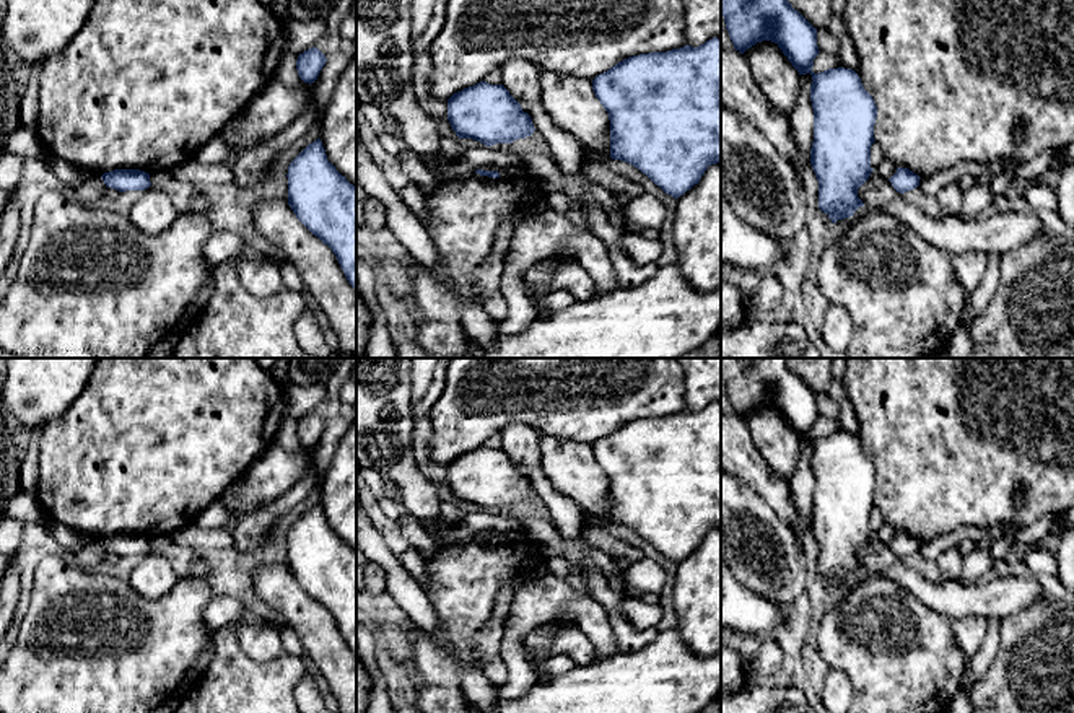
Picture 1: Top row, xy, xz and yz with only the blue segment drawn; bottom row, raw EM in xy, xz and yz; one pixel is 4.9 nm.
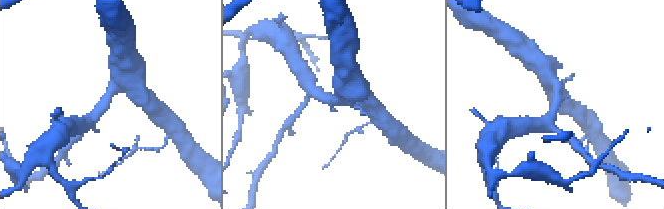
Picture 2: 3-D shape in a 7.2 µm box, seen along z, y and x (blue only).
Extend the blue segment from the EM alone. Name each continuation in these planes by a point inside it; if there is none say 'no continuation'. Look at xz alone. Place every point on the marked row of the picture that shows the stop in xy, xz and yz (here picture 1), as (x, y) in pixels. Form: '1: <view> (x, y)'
no continuation

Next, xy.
no continuation

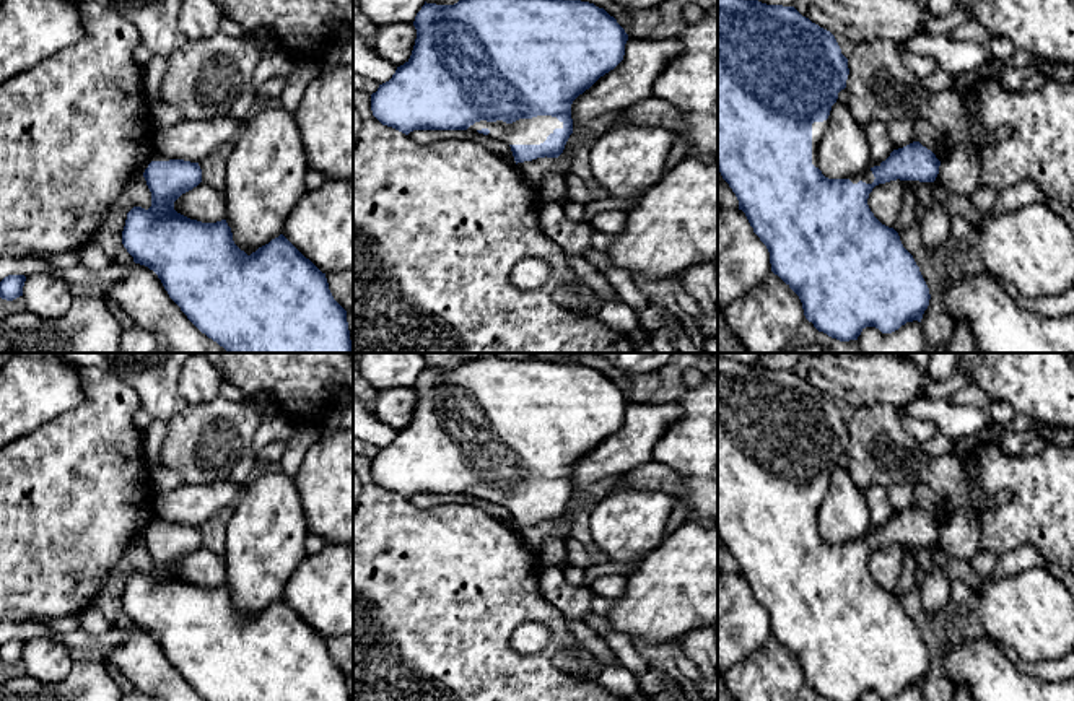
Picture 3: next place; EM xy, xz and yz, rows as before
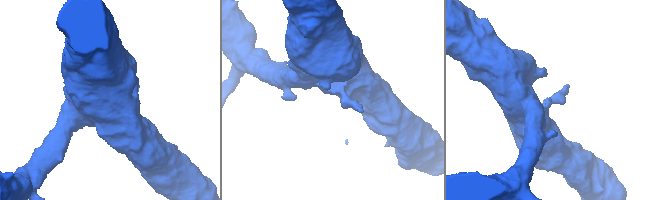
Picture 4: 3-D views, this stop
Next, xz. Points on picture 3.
1: xz (534, 130)

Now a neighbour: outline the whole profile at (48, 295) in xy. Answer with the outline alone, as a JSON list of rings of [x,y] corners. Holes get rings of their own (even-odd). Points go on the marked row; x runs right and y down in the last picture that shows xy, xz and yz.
[[[59,272],[28,275],[23,298],[26,309],[42,319],[62,317],[73,299],[70,283]]]

